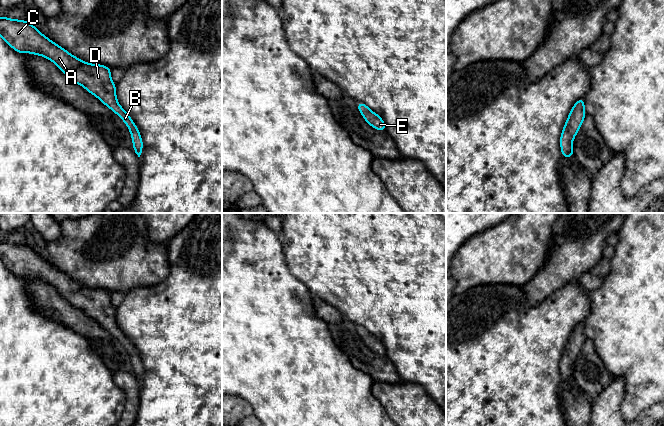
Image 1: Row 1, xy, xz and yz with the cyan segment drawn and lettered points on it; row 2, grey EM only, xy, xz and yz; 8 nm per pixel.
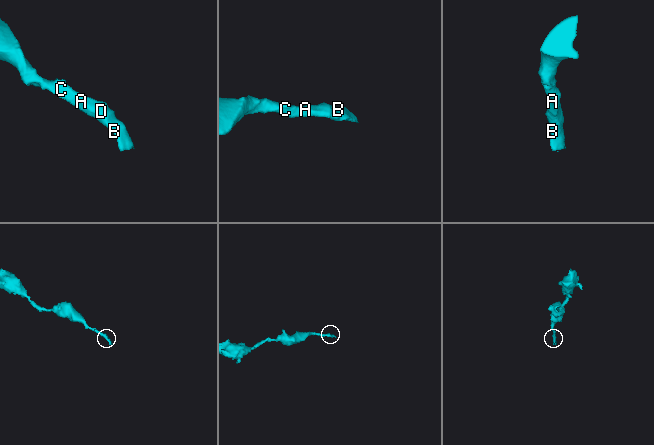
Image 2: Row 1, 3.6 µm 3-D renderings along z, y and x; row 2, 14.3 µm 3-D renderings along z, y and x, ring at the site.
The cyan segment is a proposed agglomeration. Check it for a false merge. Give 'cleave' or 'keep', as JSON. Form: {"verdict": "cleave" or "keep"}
{"verdict": "keep"}

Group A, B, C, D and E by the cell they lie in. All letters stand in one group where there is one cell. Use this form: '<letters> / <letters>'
A B C D E

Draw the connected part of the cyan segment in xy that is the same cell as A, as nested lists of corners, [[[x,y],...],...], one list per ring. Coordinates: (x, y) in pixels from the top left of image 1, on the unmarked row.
[[[0,240],[0,260],[18,277],[28,276],[51,284],[74,307],[84,311],[117,338],[128,351],[133,374],[140,381],[143,364],[136,348],[117,325],[116,308],[111,303],[111,292],[80,284],[47,262],[26,244]]]

